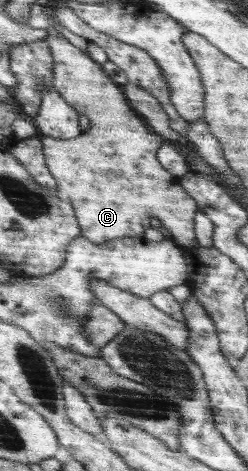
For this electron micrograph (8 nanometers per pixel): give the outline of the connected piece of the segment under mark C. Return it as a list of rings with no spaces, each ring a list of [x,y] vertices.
[[[50,28],[47,38],[45,38],[47,44],[50,46],[51,54],[54,55],[54,84],[53,89],[58,91],[60,95],[71,106],[74,106],[78,111],[79,115],[87,115],[90,118],[92,129],[89,132],[83,132],[78,137],[72,139],[58,139],[49,136],[41,136],[42,149],[44,152],[44,157],[46,160],[46,165],[50,170],[50,173],[55,177],[56,188],[58,191],[59,198],[62,198],[64,201],[71,203],[74,207],[75,214],[78,217],[79,226],[82,229],[82,234],[85,238],[90,239],[91,242],[95,244],[101,244],[105,241],[114,240],[114,238],[123,238],[123,237],[141,237],[143,236],[145,230],[151,226],[153,220],[156,218],[161,224],[162,228],[166,229],[169,233],[169,238],[177,243],[181,247],[190,247],[197,243],[196,234],[194,231],[194,216],[197,212],[198,206],[196,205],[195,199],[191,198],[187,191],[180,185],[178,178],[171,174],[170,171],[166,169],[158,161],[157,151],[159,147],[163,144],[163,140],[171,140],[171,127],[170,127],[170,118],[165,113],[162,103],[155,98],[150,91],[145,90],[143,87],[137,86],[129,81],[123,87],[116,84],[113,81],[113,78],[110,78],[102,69],[101,65],[98,65],[94,60],[89,58],[89,55],[82,51],[80,48],[77,48],[74,44],[71,44],[59,31],[55,28]]]

